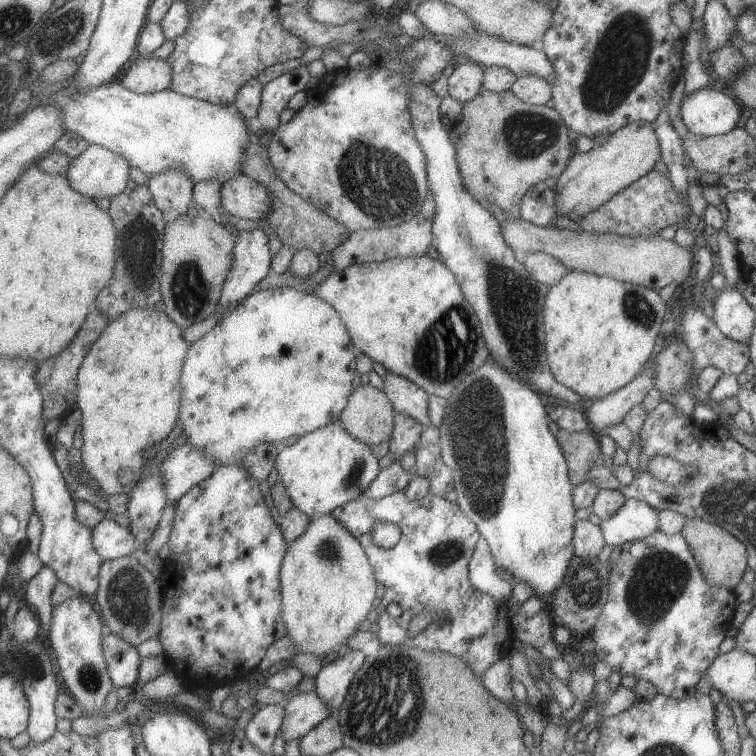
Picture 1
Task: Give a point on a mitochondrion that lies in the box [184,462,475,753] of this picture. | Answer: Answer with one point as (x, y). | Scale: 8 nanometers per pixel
(367, 712)

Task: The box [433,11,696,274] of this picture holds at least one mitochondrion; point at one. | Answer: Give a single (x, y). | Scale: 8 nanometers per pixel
(527, 136)

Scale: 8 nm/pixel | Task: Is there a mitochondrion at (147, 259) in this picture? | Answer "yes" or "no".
yes

